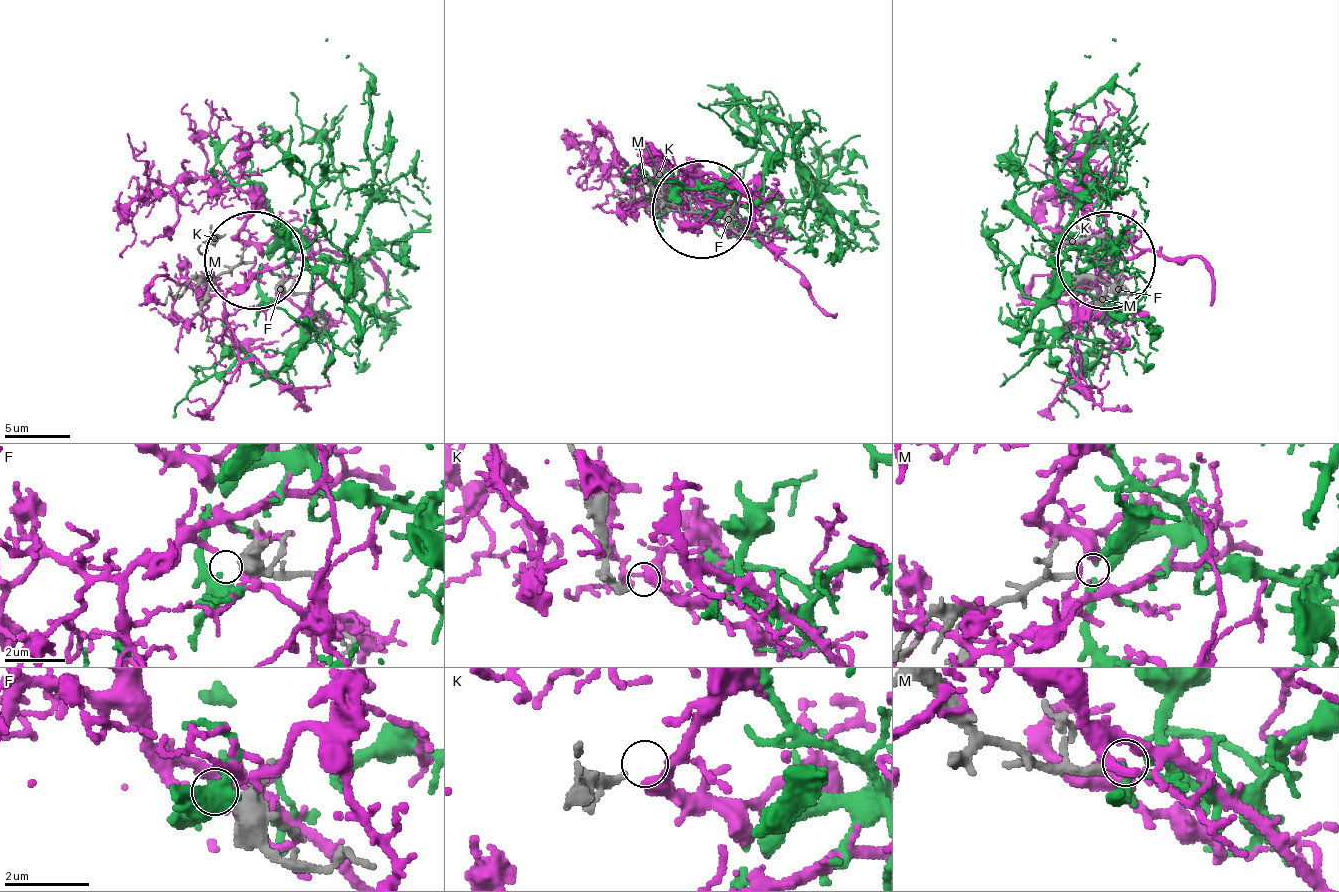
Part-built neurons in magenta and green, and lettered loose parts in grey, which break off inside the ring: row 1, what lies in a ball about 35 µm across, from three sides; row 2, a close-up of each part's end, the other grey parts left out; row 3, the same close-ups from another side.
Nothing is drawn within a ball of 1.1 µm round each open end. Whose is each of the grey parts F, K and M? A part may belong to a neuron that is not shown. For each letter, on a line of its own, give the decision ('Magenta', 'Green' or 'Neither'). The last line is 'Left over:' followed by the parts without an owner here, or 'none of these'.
F: Neither
K: Magenta
M: Green
Left over: F

